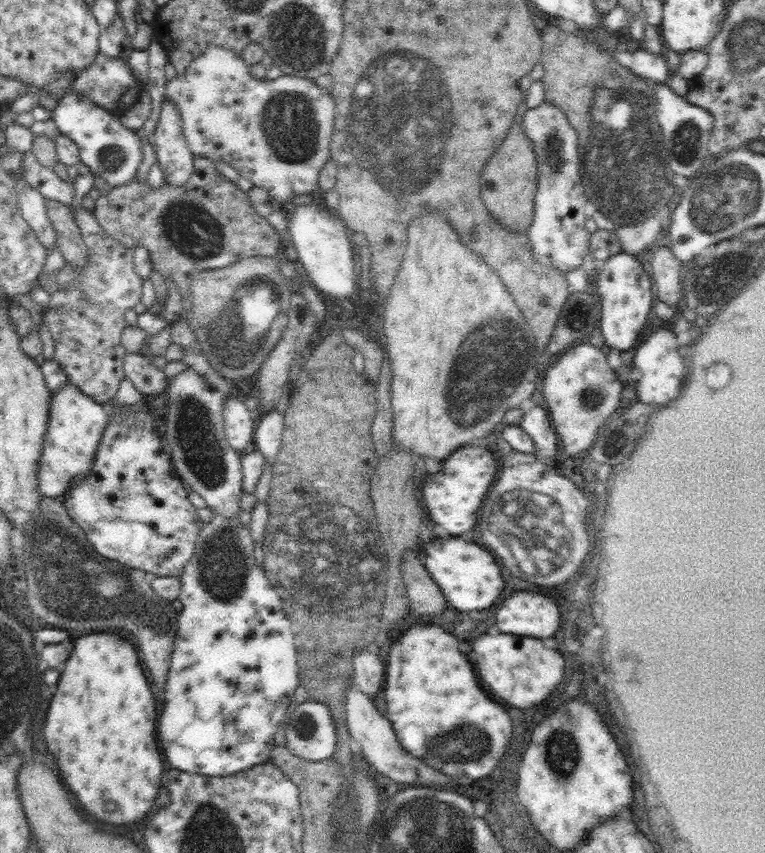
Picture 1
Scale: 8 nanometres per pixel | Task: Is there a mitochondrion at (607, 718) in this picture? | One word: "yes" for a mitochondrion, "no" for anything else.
no

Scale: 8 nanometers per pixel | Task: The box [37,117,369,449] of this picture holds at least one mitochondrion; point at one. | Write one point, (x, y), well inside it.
(231, 346)

